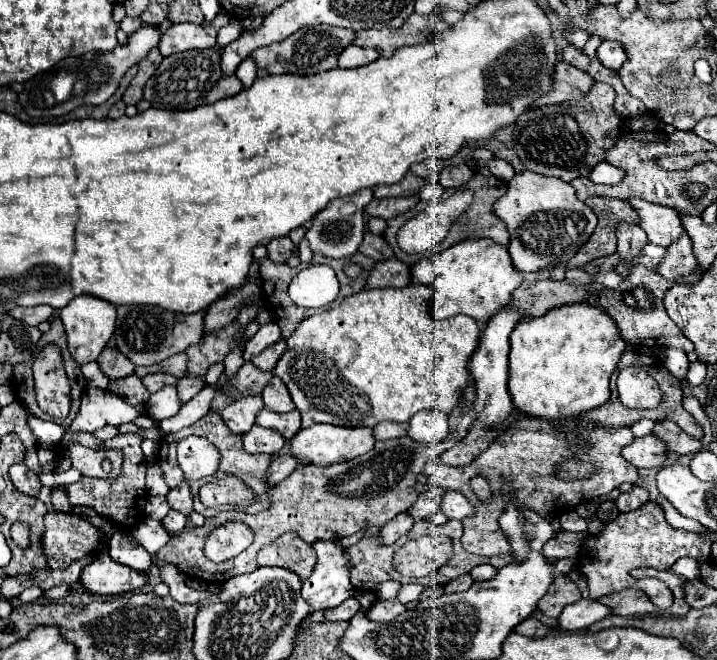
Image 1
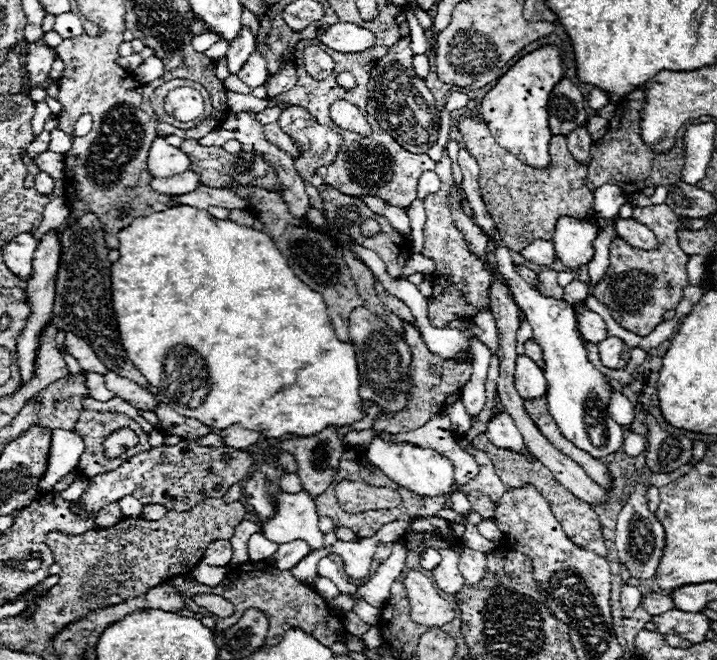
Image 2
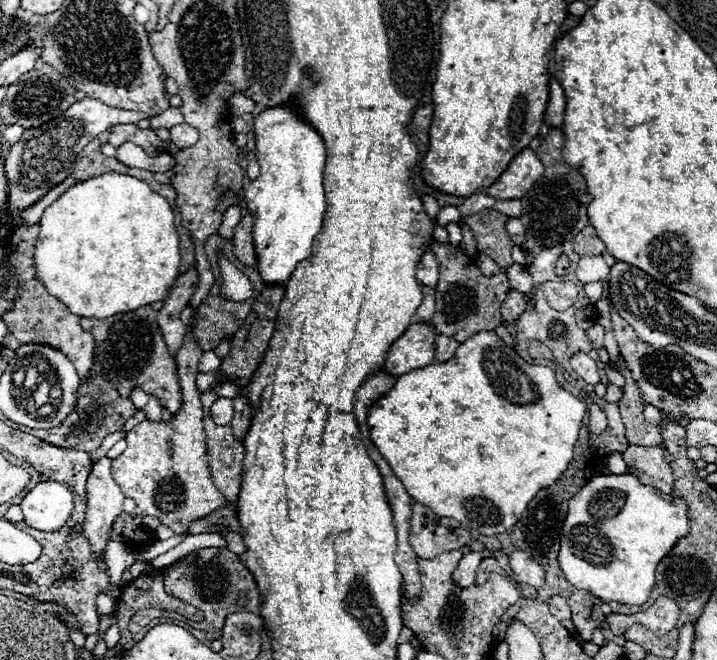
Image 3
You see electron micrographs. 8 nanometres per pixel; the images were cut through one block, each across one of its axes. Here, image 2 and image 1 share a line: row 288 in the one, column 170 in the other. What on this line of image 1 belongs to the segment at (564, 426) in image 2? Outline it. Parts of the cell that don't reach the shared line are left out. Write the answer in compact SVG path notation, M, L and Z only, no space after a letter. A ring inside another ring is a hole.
M170 510L168 516L162 520L162 526L166 528L168 534L180 534L184 530L186 522L188 522L188 518L184 514L178 514L176 510Z

